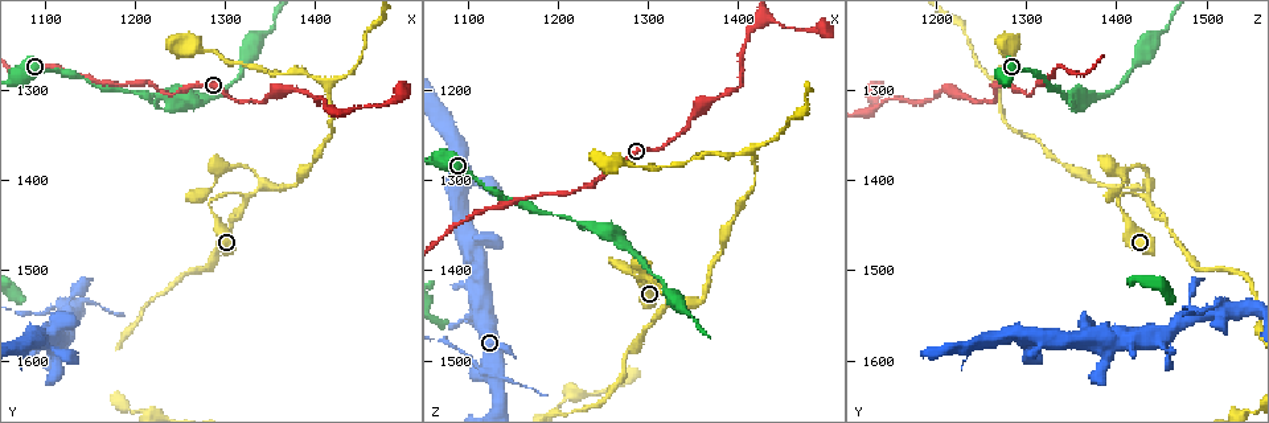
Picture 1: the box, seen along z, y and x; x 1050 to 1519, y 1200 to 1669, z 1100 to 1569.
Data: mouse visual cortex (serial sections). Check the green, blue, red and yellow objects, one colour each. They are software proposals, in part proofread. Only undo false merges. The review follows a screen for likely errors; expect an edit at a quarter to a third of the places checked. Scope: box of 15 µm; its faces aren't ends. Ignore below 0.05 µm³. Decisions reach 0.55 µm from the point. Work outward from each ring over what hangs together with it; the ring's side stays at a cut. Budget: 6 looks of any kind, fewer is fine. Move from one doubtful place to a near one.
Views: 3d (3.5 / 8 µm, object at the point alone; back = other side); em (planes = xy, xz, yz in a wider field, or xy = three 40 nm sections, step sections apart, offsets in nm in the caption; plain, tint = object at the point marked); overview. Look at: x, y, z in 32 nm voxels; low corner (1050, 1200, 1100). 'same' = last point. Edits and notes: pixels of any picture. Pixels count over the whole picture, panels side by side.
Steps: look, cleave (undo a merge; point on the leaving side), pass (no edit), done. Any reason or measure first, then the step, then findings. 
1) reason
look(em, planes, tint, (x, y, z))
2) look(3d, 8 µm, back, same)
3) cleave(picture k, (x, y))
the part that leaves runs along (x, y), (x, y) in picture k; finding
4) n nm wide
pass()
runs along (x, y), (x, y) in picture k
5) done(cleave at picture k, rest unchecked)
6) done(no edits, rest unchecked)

sudden change in width
look(3d, 3.5 µm, (1235, 1305, 1355))

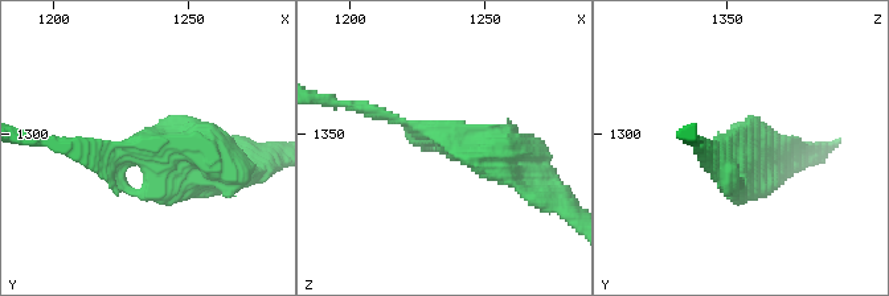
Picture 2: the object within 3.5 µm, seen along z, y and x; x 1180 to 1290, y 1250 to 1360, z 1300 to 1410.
look(em, xy, step 1, tint, (1239, 1304, 1351))

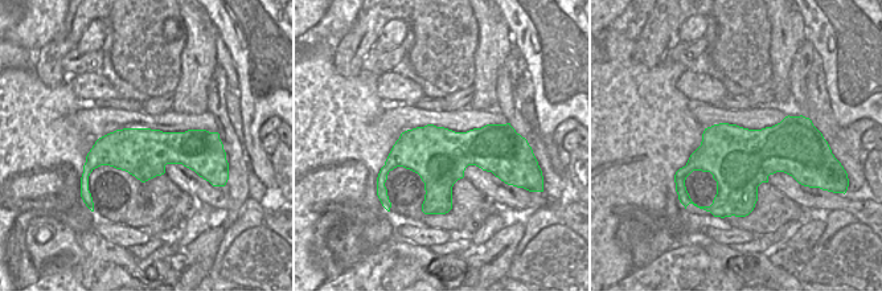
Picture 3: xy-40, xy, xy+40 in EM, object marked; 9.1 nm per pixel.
pass()
runs along (372, 112), (525, 169) in picture 2; continuous, no second cell

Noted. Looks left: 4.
three-way junction
look(3d, 3.5 µm, (1325, 1420, 1430))

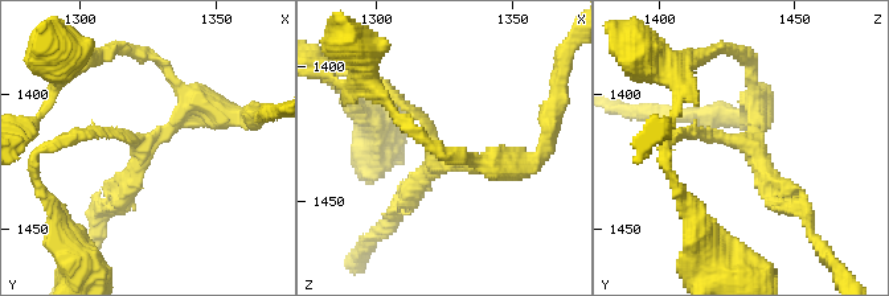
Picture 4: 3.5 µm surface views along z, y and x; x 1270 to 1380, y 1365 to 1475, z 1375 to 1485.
3 arms; arms of 150, 250, 250 nm; need the tissue
look(em, xy, step 2, tint, (1322, 1418, 1432))

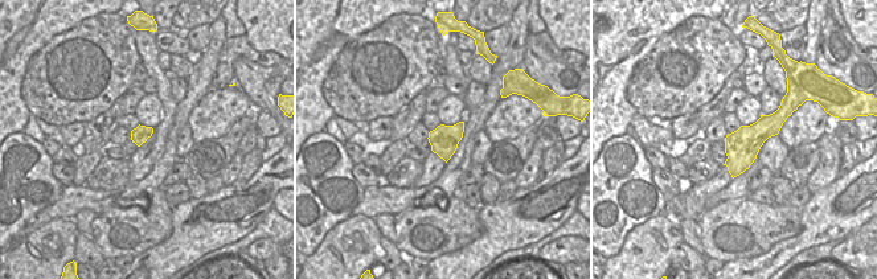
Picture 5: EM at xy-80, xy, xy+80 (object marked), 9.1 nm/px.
260 nm wide
pass()
runs along (384, 89), (449, 163), (509, 167) in picture 4; one cell here

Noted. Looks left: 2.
sharp bend
look(3d, 3.5 µm, (1120, 1545, 1510))

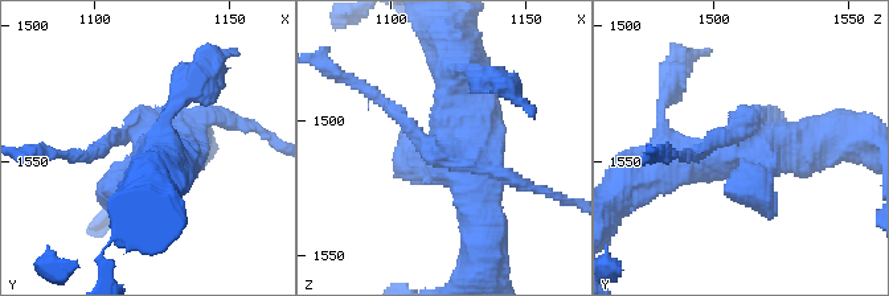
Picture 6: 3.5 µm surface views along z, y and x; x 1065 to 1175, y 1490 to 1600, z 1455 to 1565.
need the tissue
look(em, xy, step 2, tint, (1121, 1543, 1510))

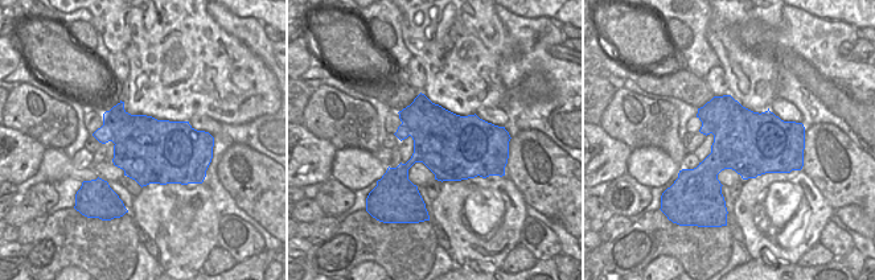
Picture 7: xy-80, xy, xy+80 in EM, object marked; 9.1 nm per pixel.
cleave(picture 6, (394, 109))
the part that leaves runs along (435, 149), (371, 91), (338, 74) in picture 6; two cells meet here

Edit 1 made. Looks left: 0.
done(cleave at picture 6, rest unchecked)

